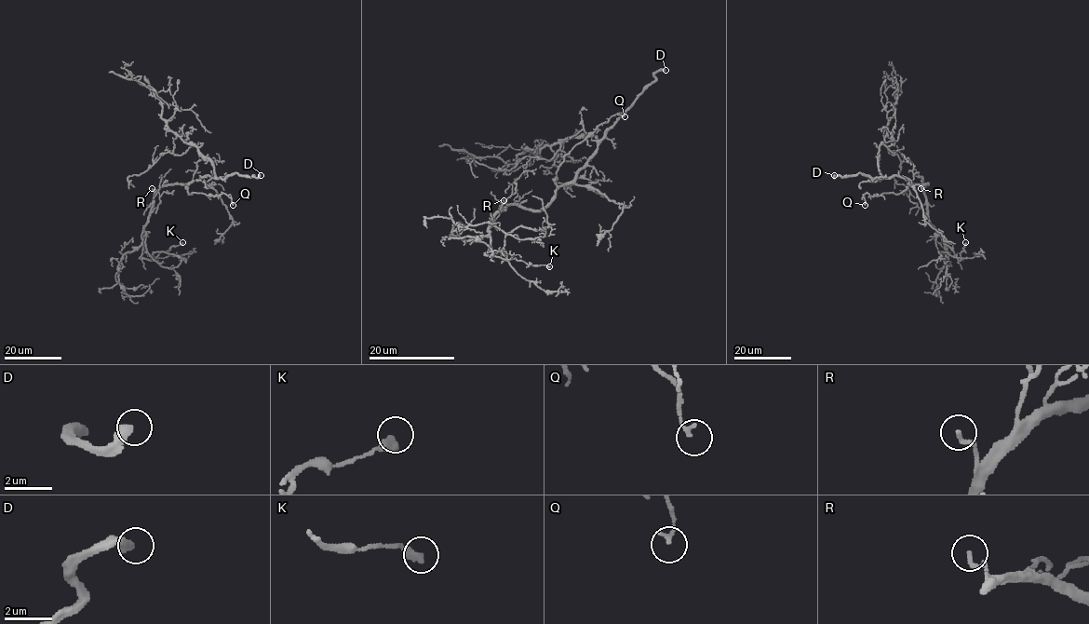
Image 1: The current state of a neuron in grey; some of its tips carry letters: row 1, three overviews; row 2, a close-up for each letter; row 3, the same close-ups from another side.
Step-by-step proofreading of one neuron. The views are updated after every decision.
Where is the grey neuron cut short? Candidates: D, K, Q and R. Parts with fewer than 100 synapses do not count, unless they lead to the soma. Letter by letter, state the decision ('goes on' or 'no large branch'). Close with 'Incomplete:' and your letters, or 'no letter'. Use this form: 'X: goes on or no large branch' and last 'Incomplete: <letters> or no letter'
D: goes on
K: no large branch
Q: no large branch
R: no large branch
Incomplete: D

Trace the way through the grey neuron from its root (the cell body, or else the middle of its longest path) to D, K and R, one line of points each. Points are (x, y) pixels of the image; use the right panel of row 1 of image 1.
D: (914, 183), (897, 175), (871, 178), (860, 173), (842, 177), (834, 175)
K: (914, 183), (927, 184), (923, 194), (929, 223), (961, 260), (965, 242)
R: (914, 183), (927, 184), (923, 191), (920, 188)

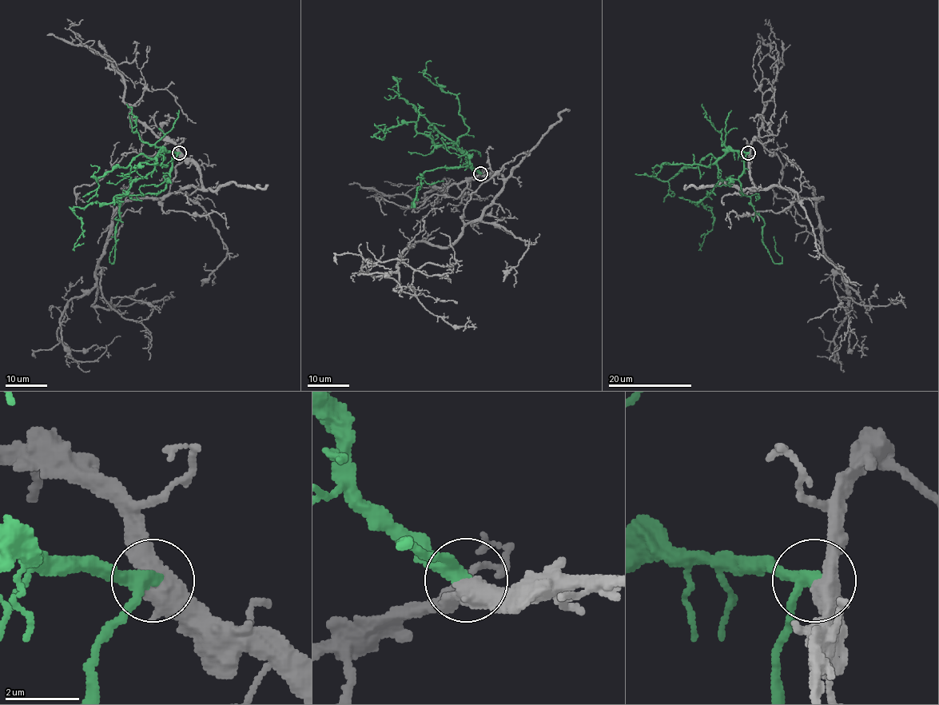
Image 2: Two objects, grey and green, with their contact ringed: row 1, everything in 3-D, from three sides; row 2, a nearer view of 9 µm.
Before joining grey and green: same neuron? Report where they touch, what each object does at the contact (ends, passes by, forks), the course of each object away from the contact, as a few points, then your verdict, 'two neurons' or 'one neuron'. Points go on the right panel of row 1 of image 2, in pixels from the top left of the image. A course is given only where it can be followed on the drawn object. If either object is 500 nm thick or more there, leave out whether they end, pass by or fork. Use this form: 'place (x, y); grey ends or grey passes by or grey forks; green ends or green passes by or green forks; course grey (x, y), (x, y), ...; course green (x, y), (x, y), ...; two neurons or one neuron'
place (748, 153); grey passes by; green passes by; course grey (748, 153), (758, 189), (821, 198), (823, 254), (869, 308), (838, 296), (808, 322); course green (748, 153), (728, 151), (716, 163), (719, 181), (697, 202), (711, 209), (714, 221), (701, 246), (698, 242); one neuron

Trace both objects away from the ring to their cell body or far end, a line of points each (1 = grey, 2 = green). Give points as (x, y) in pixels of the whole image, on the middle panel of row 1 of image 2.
1: (481, 173), (503, 189), (451, 245), (407, 248), (395, 290), (455, 260), (440, 233)
2: (481, 173), (457, 141), (435, 145), (414, 121), (375, 136), (383, 138), (376, 127), (385, 124)

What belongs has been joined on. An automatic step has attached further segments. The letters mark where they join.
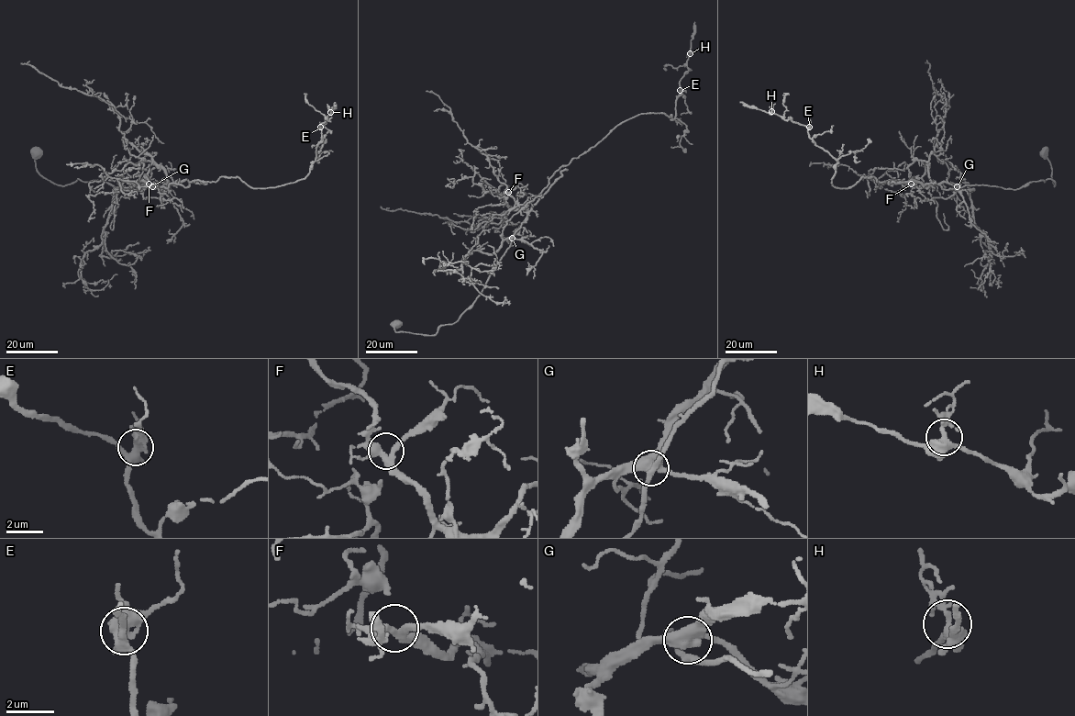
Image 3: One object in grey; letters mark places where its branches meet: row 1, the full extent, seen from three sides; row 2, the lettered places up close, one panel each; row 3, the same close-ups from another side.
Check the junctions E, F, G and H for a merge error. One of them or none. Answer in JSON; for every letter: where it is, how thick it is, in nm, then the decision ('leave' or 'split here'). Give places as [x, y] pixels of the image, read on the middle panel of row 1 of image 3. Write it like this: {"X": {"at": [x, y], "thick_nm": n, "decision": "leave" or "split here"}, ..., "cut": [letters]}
{"E": {"at": [680, 90], "thick_nm": 480, "decision": "leave"}, "F": {"at": [508, 192], "thick_nm": 320, "decision": "leave"}, "G": {"at": [512, 238], "thick_nm": 480, "decision": "split here"}, "H": {"at": [690, 53], "thick_nm": 400, "decision": "leave"}, "cut": ["G"]}

